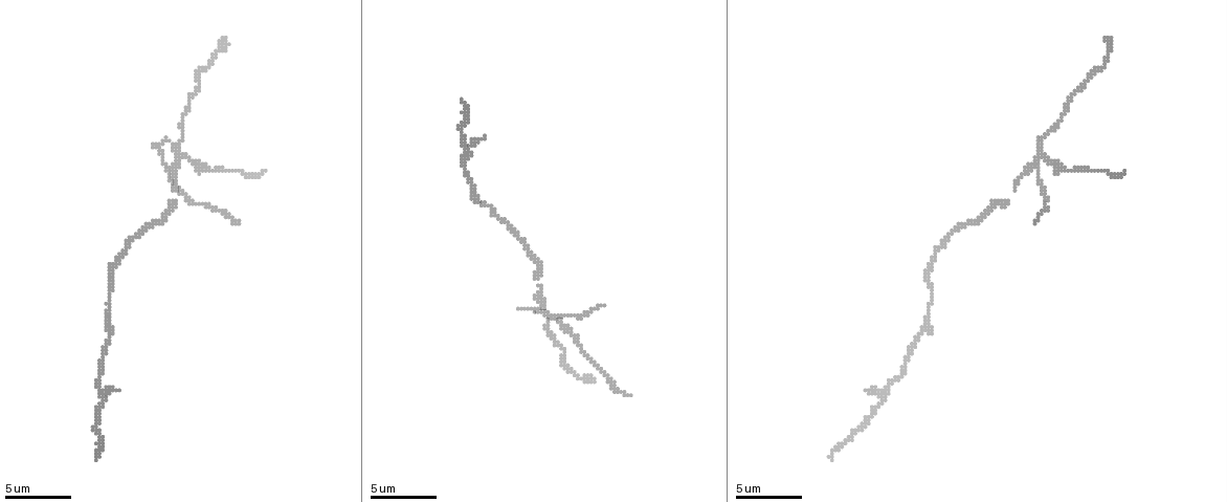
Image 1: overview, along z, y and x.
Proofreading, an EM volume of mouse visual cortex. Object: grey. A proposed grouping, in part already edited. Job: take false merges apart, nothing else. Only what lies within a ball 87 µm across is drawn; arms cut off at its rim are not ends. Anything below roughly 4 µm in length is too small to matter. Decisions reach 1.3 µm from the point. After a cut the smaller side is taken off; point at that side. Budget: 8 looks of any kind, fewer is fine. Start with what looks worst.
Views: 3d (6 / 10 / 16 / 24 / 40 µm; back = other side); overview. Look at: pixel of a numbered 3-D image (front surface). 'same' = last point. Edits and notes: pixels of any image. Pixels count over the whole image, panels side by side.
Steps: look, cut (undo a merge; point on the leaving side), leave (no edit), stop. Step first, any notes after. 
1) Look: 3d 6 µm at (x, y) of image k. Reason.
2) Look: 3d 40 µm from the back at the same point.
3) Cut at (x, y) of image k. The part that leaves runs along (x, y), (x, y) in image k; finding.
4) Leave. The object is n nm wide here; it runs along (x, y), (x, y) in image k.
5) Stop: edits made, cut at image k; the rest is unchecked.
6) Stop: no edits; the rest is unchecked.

Look: 3d 10 µm at (183, 156) of image 1. Four arms meet.

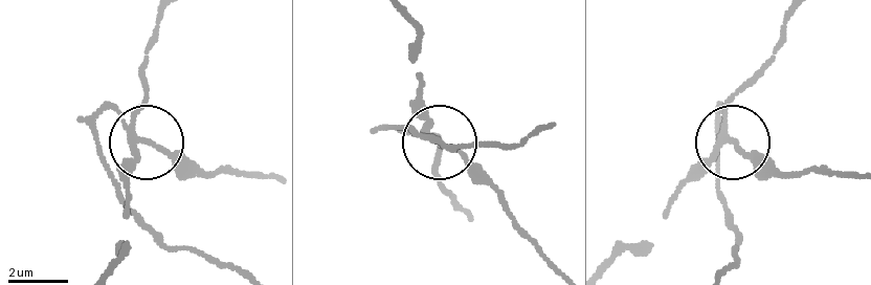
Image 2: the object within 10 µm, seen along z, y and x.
Cut at (105, 101) of image 2. The part that leaves runs along (134, 134), (114, 109), (91, 129), (121, 197), (242, 267) in image 2; a second neuron is stuck on.

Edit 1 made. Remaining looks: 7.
Look: 3d 10 µm at (142, 232) of image 1.

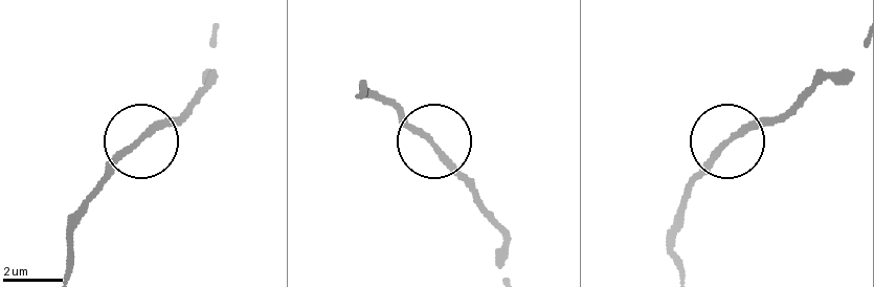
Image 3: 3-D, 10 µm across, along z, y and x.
Look: 3d 10 µm from the back at (137, 142) of image 3.

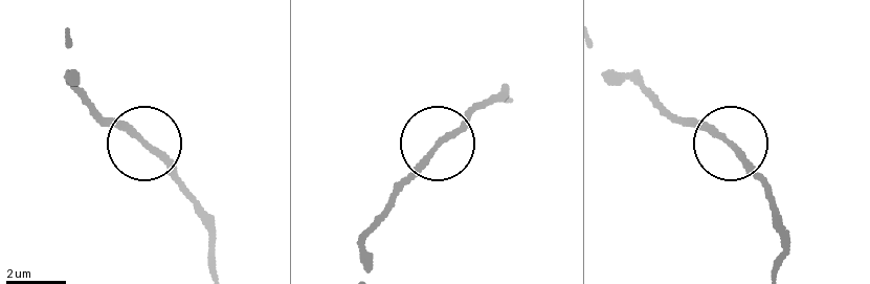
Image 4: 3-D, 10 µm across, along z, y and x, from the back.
Leave. It runs along (726, 142), (681, 118) in image 4; all the same neuron.

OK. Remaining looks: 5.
Look: overview. Redraw.

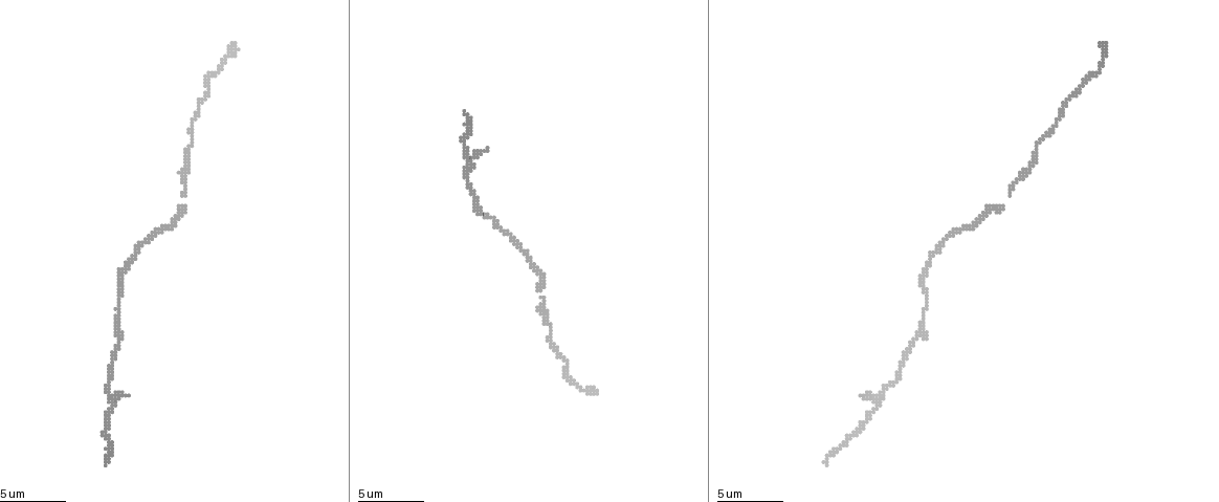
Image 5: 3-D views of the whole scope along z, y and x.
Look: 3d 16 µm at (539, 289) of image 5. Thick turns thin.

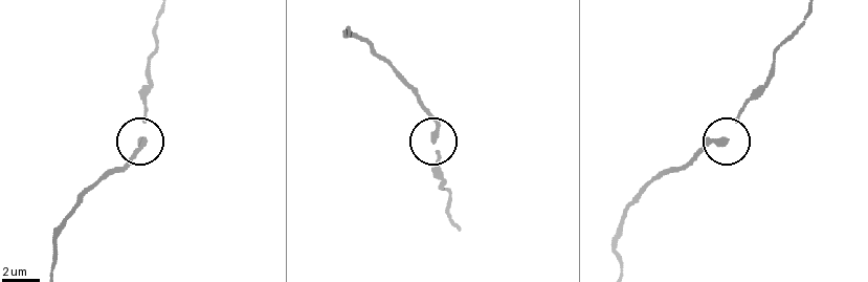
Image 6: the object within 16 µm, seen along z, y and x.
Leave. It runs along (654, 179), (681, 168), (709, 144), (727, 140), (759, 92) in image 6; one neuron here.

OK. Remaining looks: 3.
Look: 3d 10 µm at (910, 346) of image 5. Sudden change in width.

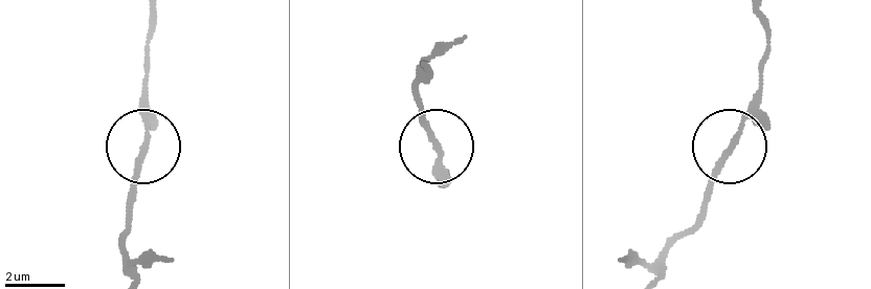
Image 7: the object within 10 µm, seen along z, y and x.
Leave. The object is 170 nm wide here; it runs along (156, 18), (149, 40), (149, 130), (129, 203) in image 7; all the same neuron.

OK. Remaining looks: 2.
Stop: edits made, cut at image 2; the rest is unchecked.

